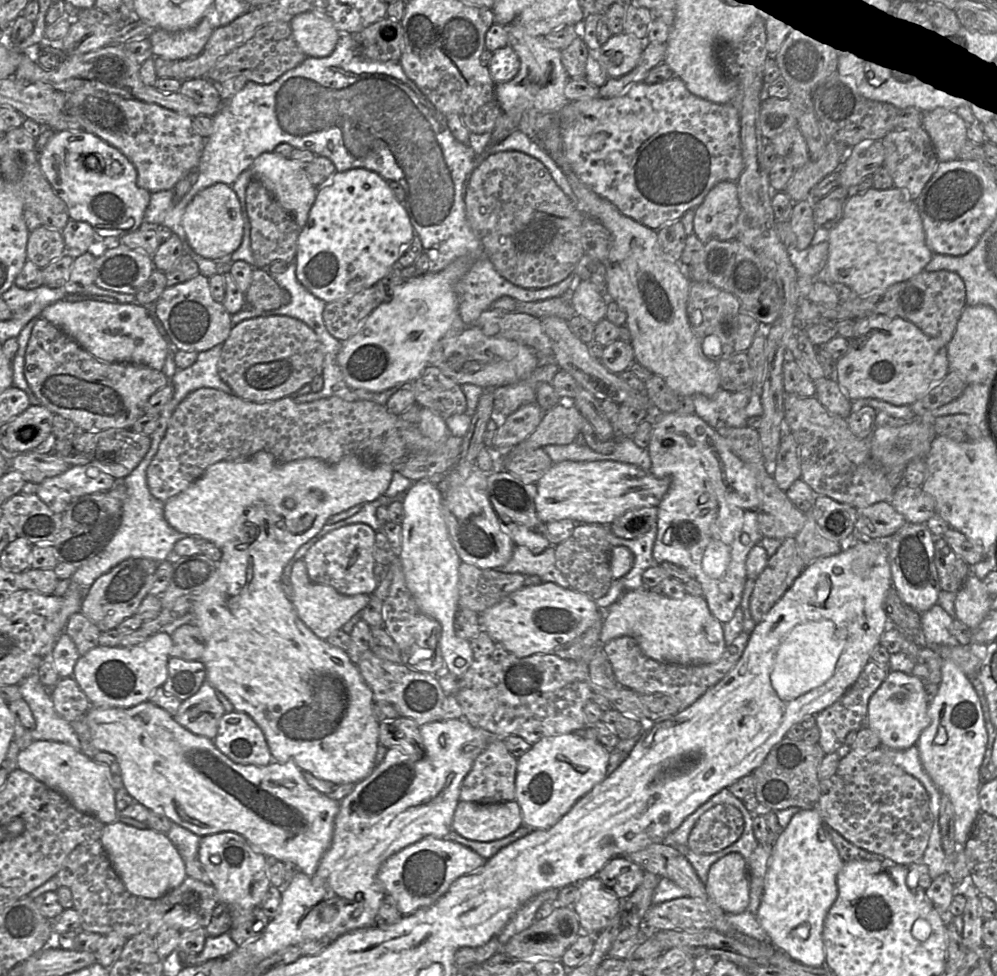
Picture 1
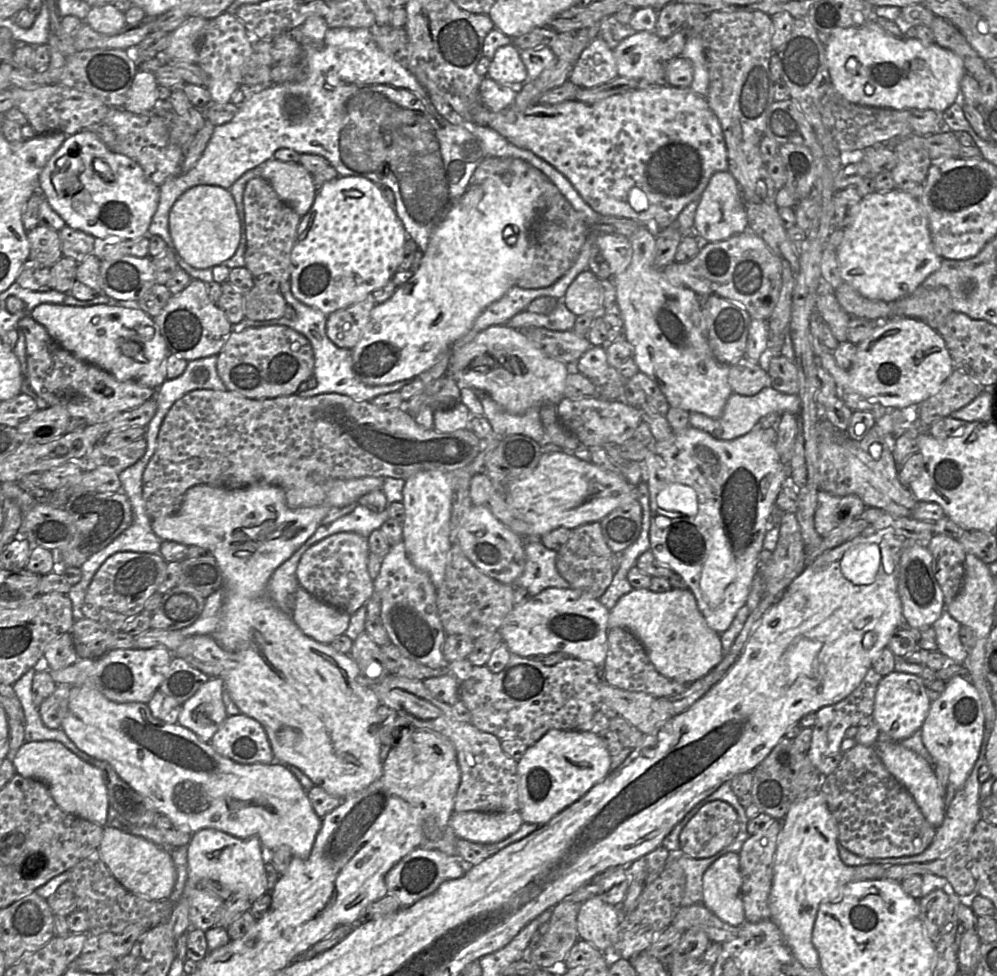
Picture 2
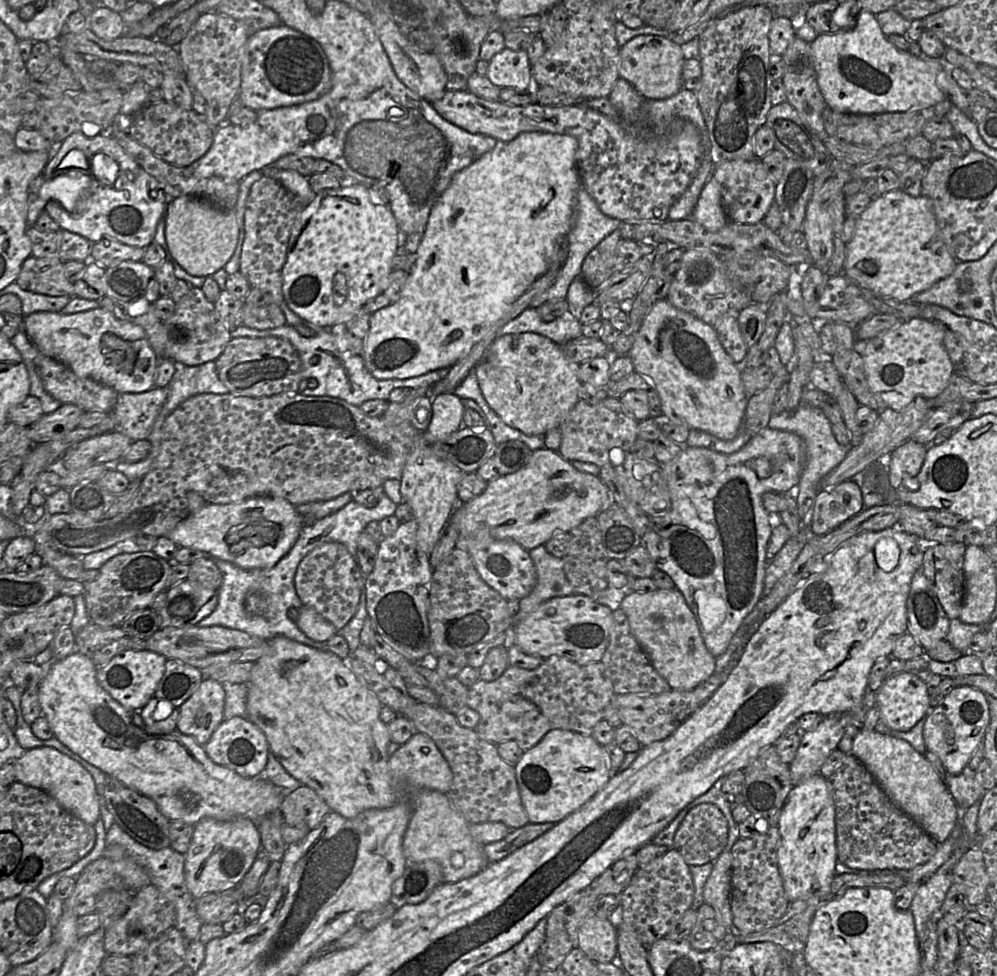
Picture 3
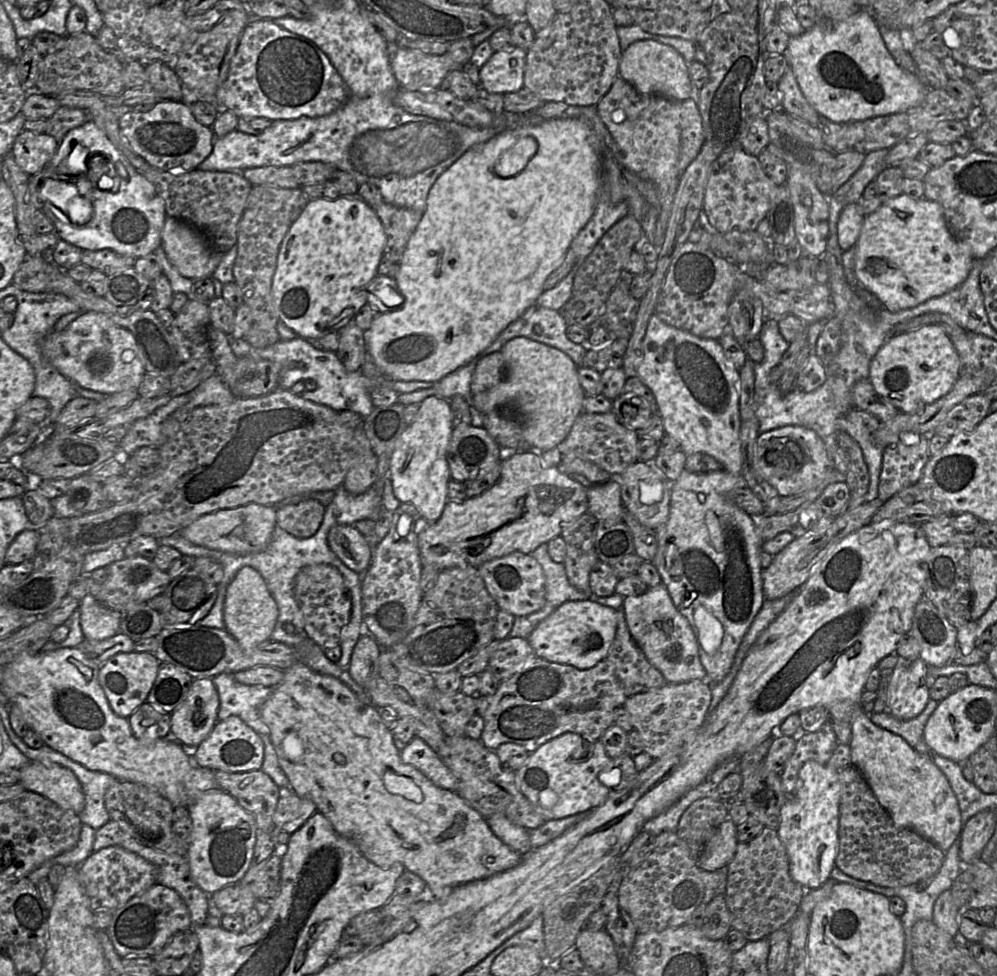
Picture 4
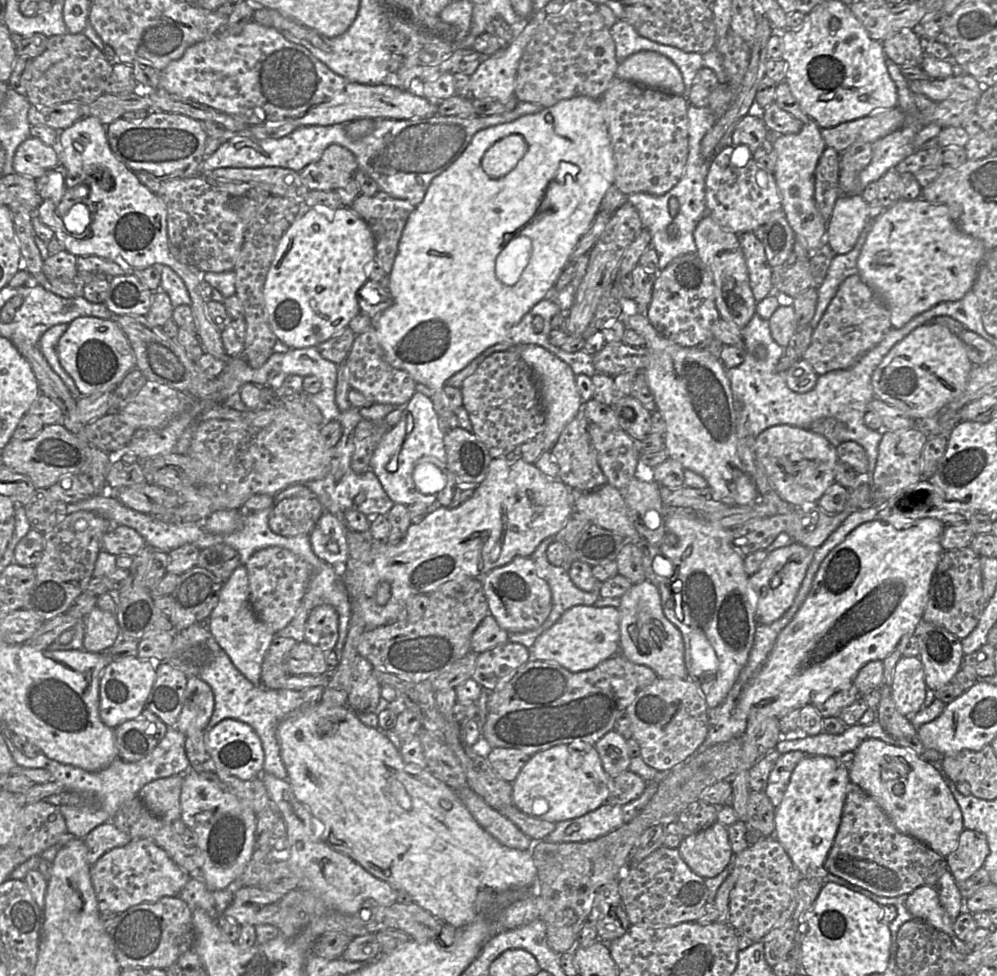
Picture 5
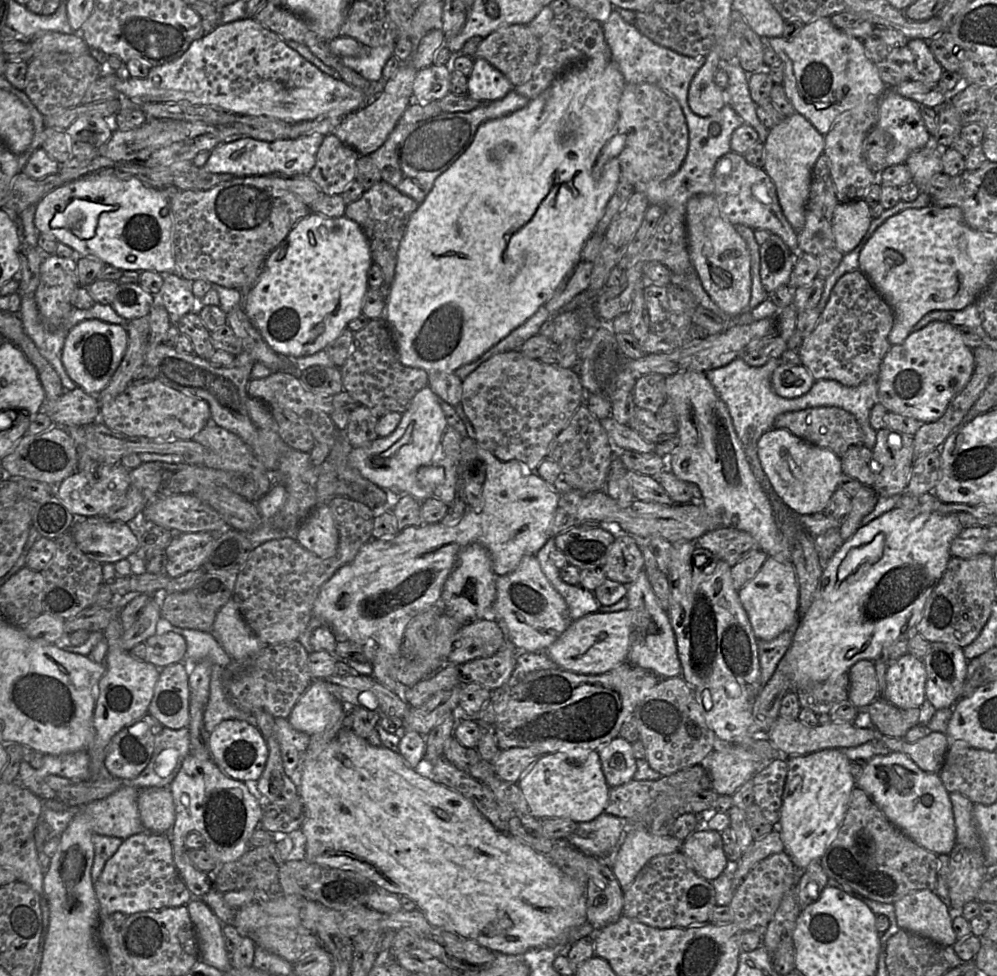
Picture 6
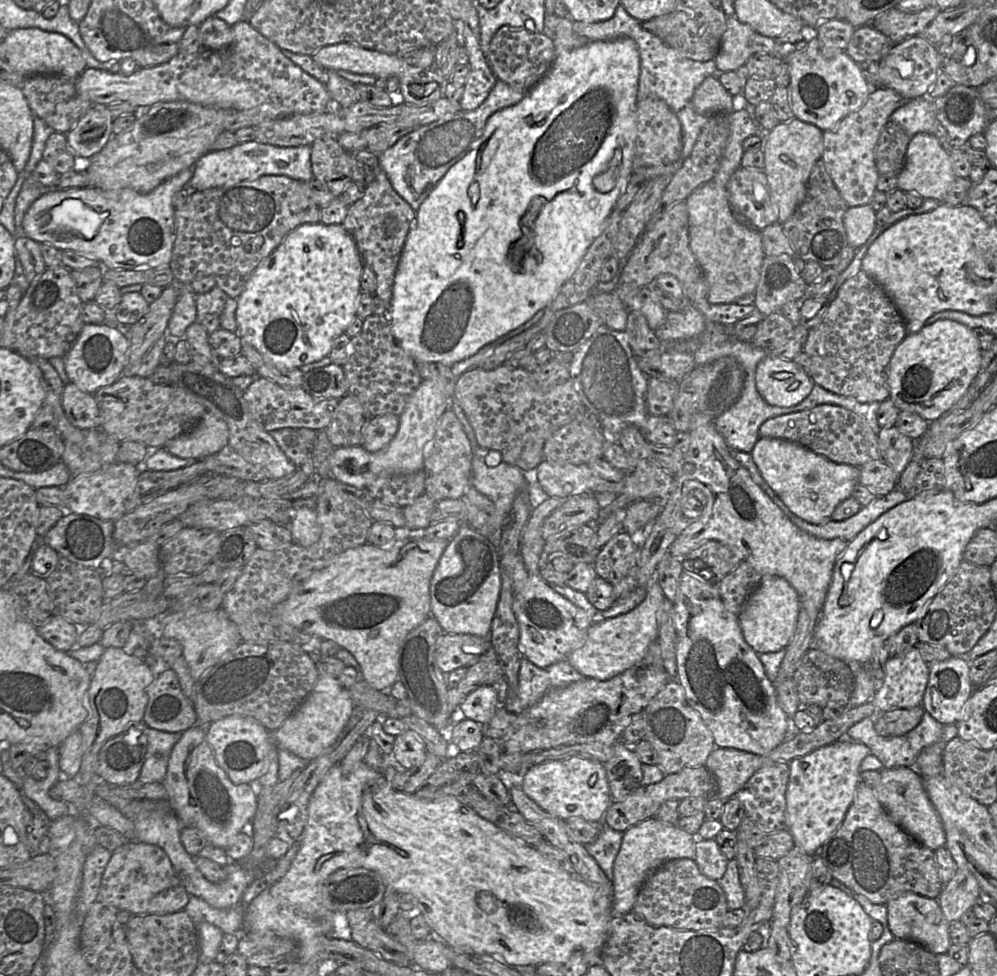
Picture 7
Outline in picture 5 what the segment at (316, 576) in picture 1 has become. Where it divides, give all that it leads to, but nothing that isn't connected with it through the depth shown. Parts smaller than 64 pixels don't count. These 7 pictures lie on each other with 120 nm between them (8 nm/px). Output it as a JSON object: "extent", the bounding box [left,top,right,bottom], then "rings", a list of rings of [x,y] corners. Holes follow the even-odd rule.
{"extent":[305,605,338,652],"rings":[[[331,605],[313,608],[305,623],[305,641],[324,652],[334,650],[338,640],[338,622],[338,613]]]}

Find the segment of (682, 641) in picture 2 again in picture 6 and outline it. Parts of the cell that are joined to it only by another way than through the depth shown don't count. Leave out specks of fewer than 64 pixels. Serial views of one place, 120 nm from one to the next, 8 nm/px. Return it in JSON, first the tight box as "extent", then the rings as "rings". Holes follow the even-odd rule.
{"extent":[626,569,681,678],"rings":[[[645,569],[639,573],[634,582],[626,586],[628,587],[628,609],[633,614],[630,646],[626,661],[640,668],[652,671],[659,678],[681,676],[681,662],[678,656],[675,633],[668,612],[659,604],[649,583]]]}

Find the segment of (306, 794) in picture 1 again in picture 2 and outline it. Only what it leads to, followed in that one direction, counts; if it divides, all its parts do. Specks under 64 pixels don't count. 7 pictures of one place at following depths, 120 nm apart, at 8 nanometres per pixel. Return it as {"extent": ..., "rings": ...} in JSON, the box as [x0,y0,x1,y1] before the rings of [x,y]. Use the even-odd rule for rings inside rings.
{"extent":[61,686,322,859],"rings":[[[71,686],[68,711],[62,721],[61,729],[66,733],[66,735],[77,746],[78,749],[92,756],[93,758],[108,762],[122,780],[124,780],[139,794],[148,798],[159,814],[167,816],[177,827],[183,831],[193,834],[204,828],[213,828],[229,833],[238,838],[256,837],[259,839],[266,852],[271,852],[281,846],[287,846],[290,848],[294,857],[304,859],[310,855],[316,836],[322,825],[322,818],[315,813],[307,796],[307,791],[305,791],[298,779],[290,770],[288,770],[286,766],[279,763],[252,765],[236,763],[221,756],[212,747],[210,741],[203,742],[193,731],[189,730],[188,728],[183,727],[178,723],[169,724],[160,719],[156,719],[152,715],[146,703],[117,703],[109,700],[93,686]]]}

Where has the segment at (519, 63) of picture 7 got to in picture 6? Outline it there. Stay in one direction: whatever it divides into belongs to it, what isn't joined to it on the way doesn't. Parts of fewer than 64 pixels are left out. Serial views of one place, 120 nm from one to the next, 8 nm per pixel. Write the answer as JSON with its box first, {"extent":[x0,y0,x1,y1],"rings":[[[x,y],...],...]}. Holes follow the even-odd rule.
{"extent":[471,25,540,87],"rings":[[[510,25],[498,28],[482,39],[471,58],[483,58],[503,73],[511,84],[516,87],[531,79],[538,61],[540,37],[532,33],[527,25]]]}

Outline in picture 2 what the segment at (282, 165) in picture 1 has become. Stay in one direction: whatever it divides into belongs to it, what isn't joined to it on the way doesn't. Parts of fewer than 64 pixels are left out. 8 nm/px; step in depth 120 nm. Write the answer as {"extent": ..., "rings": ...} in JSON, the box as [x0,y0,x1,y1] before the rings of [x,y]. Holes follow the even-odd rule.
{"extent":[261,157,318,217],"rings":[[[274,157],[261,165],[261,176],[267,180],[279,198],[289,205],[301,217],[312,207],[318,189],[313,183],[312,175],[299,162],[283,162]]]}

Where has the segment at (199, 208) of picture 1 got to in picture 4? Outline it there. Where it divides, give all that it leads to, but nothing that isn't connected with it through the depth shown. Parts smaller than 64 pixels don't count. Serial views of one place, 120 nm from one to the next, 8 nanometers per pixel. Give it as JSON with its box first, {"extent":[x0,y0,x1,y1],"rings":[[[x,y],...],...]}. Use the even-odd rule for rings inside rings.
{"extent":[161,215,223,278],"rings":[[[166,215],[161,238],[168,260],[183,277],[212,278],[223,252],[211,247],[200,231]]]}

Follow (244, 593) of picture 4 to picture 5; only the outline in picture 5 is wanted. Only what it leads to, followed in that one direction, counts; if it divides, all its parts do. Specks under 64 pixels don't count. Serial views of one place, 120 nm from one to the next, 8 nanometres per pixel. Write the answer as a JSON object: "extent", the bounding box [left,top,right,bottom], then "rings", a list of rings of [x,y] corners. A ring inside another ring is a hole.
{"extent":[207,565,275,686],"rings":[[[241,565],[224,582],[218,604],[208,619],[207,628],[235,667],[255,686],[261,686],[262,664],[275,633],[256,616],[249,601],[249,593],[248,573],[245,565]]]}

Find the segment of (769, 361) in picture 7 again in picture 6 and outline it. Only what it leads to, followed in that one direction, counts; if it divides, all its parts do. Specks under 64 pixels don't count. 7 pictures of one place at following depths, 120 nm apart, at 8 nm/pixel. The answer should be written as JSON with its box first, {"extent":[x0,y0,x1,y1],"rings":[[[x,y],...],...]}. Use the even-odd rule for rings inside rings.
{"extent":[771,363,815,399],"rings":[[[781,363],[773,372],[771,385],[777,395],[792,399],[806,394],[815,379],[803,365]]]}

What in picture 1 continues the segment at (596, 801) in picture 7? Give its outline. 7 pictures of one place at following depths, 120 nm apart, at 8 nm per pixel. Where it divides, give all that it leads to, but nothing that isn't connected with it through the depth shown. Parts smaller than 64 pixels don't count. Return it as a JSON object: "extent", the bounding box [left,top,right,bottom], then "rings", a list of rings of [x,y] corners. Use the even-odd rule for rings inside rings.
{"extent":[515,732,610,830],"rings":[[[574,732],[543,737],[517,762],[515,801],[522,810],[522,825],[532,830],[555,825],[579,799],[607,777],[610,750],[597,740]]]}

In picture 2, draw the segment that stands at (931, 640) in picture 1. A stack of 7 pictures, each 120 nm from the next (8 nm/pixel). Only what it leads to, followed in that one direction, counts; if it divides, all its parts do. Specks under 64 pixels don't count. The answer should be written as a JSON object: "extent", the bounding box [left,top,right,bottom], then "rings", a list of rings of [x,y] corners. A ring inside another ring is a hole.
{"extent":[934,608,969,664],"rings":[[[945,608],[934,624],[938,650],[956,664],[963,664],[969,651],[963,646],[959,638],[961,624],[956,621]]]}

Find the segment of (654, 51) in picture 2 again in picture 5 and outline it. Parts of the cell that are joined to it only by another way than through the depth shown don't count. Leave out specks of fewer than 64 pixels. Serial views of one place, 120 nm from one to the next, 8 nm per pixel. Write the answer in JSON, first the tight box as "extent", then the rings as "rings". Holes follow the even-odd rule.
{"extent":[616,51,685,96],"rings":[[[640,51],[626,58],[618,65],[616,77],[680,96],[685,89],[678,67],[653,51]]]}

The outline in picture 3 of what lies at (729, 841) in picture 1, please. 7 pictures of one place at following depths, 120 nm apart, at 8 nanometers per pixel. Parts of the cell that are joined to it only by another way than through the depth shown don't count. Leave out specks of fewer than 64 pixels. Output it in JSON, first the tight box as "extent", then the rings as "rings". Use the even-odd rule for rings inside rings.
{"extent":[674,803,728,866],"rings":[[[712,803],[692,808],[674,836],[674,847],[689,866],[715,861],[728,842],[728,822],[721,810]]]}

